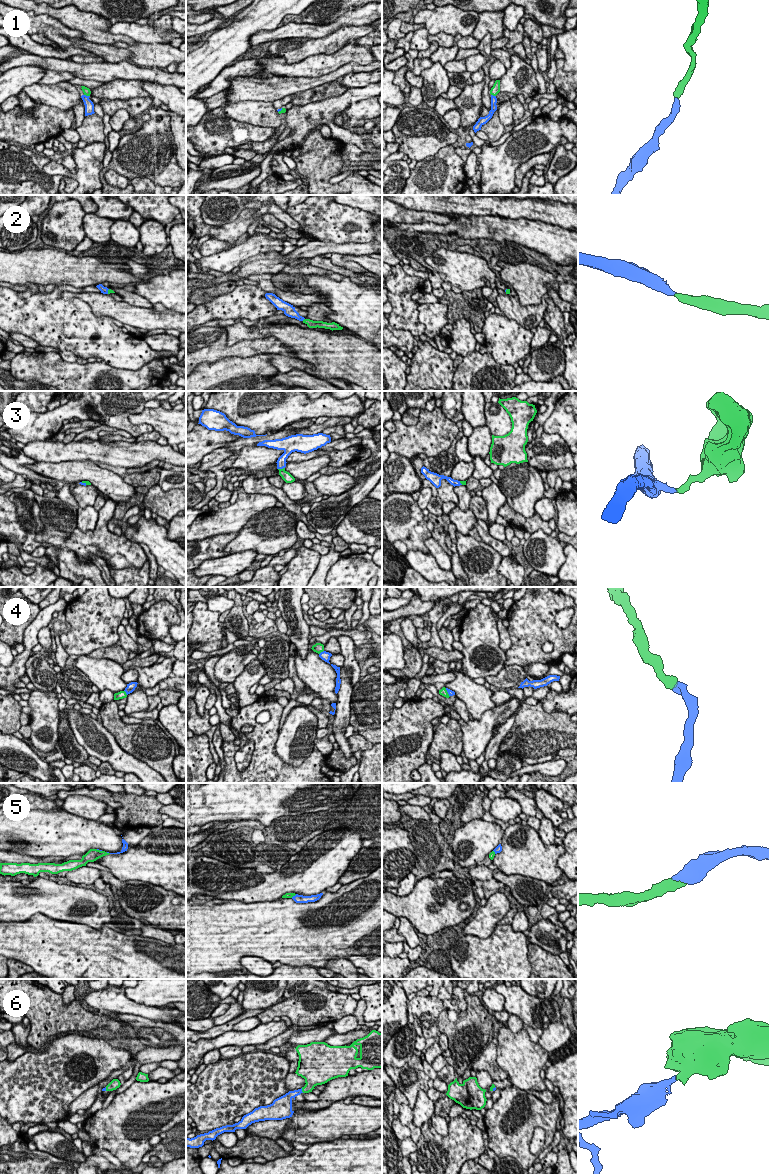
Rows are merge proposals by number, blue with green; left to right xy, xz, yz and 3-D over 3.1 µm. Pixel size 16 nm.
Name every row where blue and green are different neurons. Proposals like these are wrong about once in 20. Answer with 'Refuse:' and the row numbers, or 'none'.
Refuse: none

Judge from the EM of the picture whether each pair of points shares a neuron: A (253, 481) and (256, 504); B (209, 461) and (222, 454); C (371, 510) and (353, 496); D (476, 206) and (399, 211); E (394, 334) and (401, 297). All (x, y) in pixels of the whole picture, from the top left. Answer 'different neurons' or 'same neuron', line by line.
A: different neurons
B: same neuron
C: different neurons
D: different neurons
E: different neurons

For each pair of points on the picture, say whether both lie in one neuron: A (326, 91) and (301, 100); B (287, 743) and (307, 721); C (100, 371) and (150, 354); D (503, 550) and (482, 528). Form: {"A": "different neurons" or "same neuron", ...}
{"A": "same neuron", "B": "same neuron", "C": "different neurons", "D": "same neuron"}

